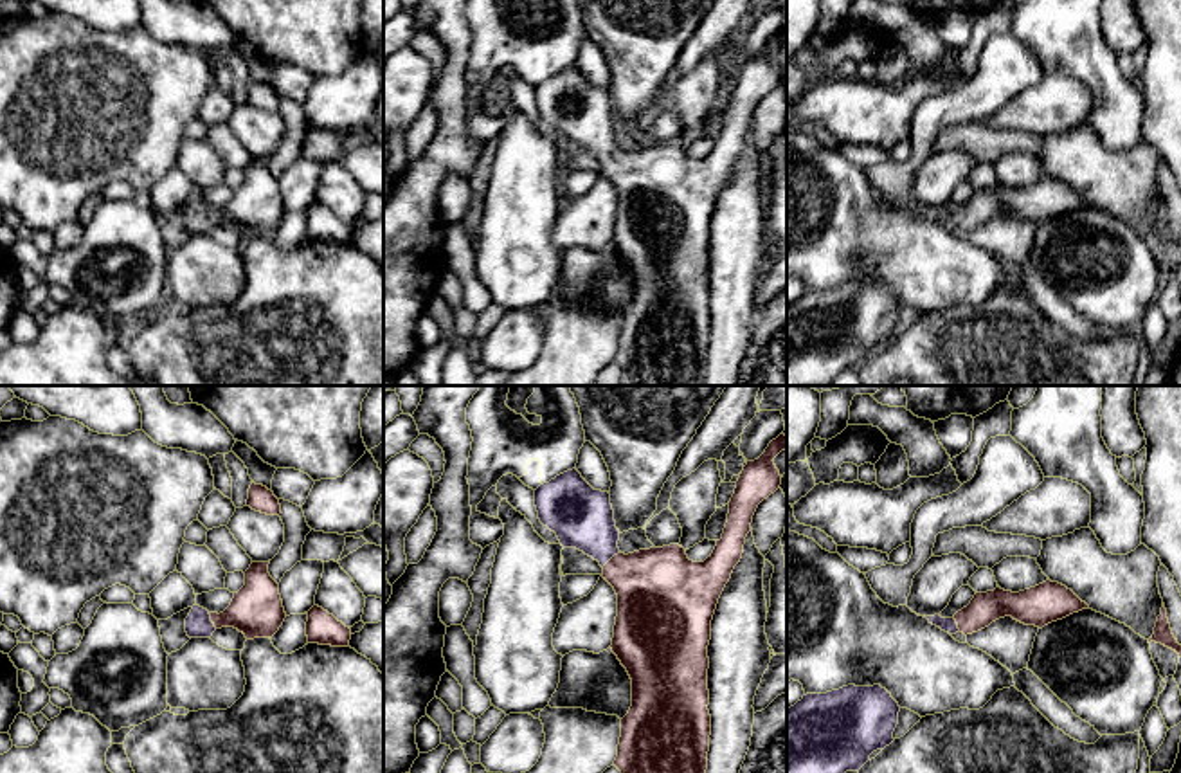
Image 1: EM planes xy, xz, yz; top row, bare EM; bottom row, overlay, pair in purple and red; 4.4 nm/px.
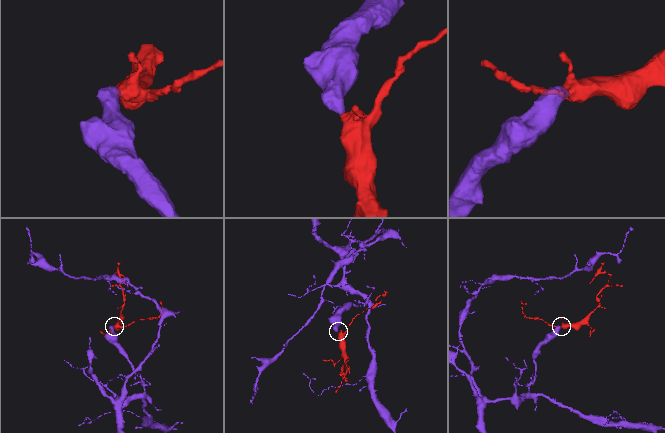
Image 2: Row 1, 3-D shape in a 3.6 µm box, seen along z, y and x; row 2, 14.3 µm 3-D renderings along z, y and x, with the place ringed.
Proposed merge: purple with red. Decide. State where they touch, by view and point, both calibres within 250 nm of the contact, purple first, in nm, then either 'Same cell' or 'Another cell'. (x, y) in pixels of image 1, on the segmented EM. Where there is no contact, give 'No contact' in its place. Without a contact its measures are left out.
Touches purple at xz (611, 557). Thickness 280 nm (purple) against 360 nm. Same cell

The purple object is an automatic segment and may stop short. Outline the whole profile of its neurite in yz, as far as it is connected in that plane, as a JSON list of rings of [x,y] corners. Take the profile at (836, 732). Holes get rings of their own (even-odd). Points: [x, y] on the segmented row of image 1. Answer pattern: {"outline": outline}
{"outline": [[[848,685],[826,694],[803,696],[787,710],[787,773],[859,771],[873,751],[895,741],[898,712],[898,703],[880,685]]]}

